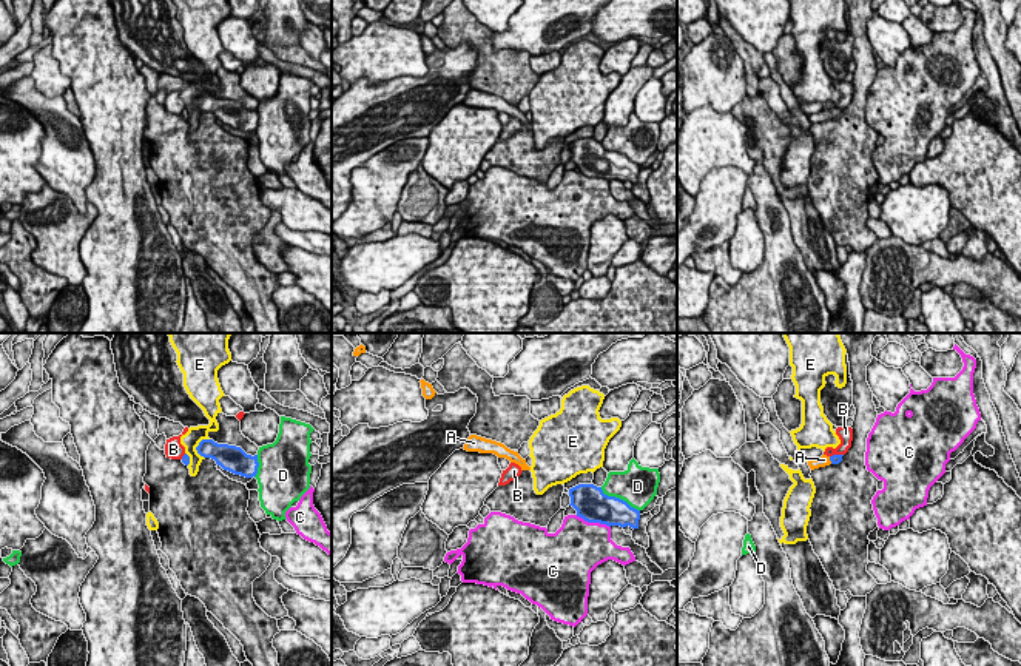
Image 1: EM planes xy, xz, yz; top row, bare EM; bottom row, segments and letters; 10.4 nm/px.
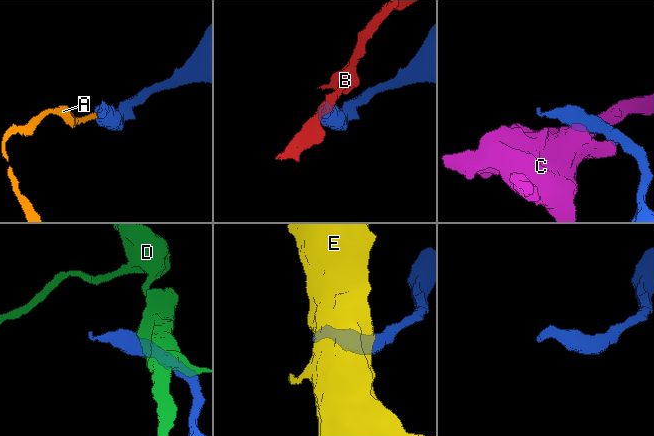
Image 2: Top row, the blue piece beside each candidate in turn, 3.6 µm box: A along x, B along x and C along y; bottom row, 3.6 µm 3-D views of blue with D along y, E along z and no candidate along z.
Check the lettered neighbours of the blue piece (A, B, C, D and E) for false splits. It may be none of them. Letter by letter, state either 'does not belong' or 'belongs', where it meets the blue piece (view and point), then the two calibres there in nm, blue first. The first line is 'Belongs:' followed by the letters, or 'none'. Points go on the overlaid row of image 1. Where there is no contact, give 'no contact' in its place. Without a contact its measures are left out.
Belongs: A
A: belongs; contact yz (830, 460); calibres 100 and 120 nm
B: does not belong; contact yz (836, 455); calibres 100 and 160 nm
C: does not belong; contact xz (593, 521); calibres 340 and 480 nm
D: does not belong; contact xz (619, 498); calibres 320 and 400 nm
E: does not belong; contact xy (198, 446); calibres 190 and 180 nm

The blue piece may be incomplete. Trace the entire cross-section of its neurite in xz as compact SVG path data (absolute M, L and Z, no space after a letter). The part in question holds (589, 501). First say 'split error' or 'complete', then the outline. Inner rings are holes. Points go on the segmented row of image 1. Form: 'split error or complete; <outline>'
complete; M578 484L569 489L569 496L569 506L588 523L639 529L640 510L620 498L605 495L601 487Z

